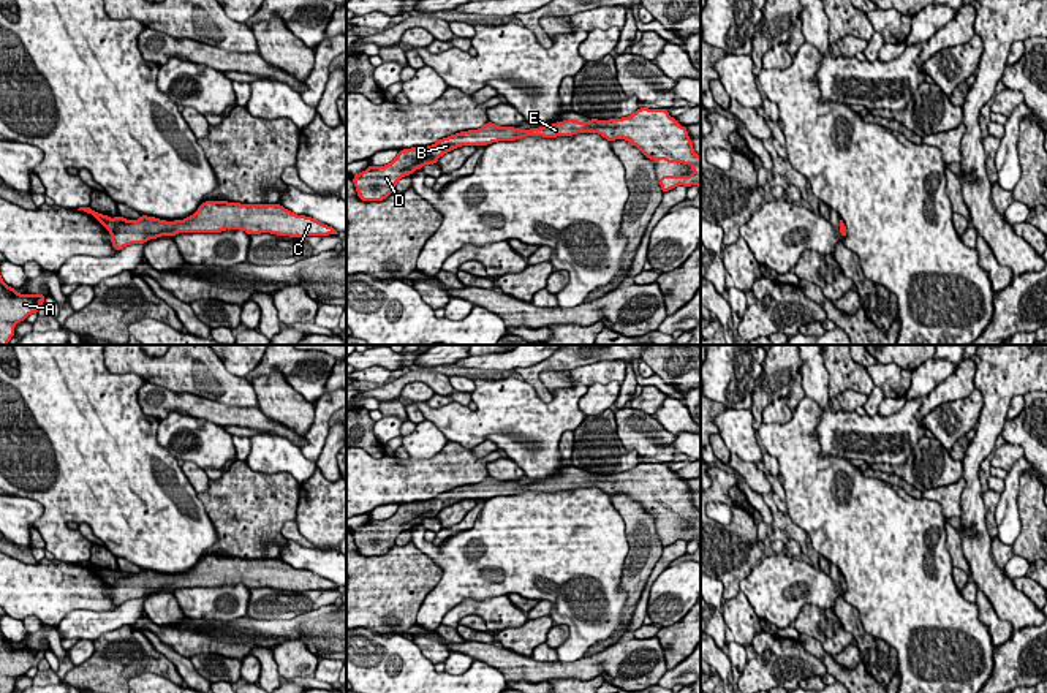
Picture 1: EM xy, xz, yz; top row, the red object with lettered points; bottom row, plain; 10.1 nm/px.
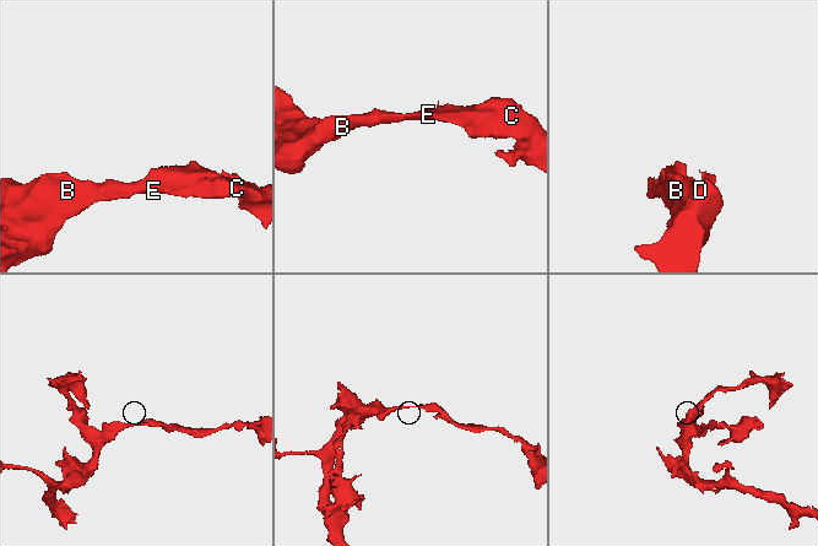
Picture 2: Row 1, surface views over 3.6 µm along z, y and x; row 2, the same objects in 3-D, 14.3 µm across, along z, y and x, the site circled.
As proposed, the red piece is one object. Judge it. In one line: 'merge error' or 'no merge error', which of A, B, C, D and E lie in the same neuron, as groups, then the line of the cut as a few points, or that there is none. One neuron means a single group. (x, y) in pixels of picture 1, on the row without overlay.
no merge error; A B C D E; no cut

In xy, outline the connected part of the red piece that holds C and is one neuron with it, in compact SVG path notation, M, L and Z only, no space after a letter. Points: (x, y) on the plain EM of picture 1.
M204 555L198 565L183 574L166 576L141 570L138 574L123 571L109 573L89 562L77 565L92 568L111 589L115 604L131 598L144 598L161 590L174 592L179 587L221 587L244 584L247 589L270 587L277 590L305 592L338 589L312 571L297 570L282 559L240 559L228 555Z

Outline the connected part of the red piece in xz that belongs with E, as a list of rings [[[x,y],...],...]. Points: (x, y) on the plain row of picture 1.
[[[639,462],[628,471],[579,476],[566,473],[539,483],[520,484],[514,481],[500,481],[487,476],[478,484],[460,486],[438,494],[427,502],[411,502],[399,505],[397,511],[384,521],[370,519],[365,525],[353,532],[359,554],[383,555],[395,546],[397,536],[411,530],[424,519],[433,519],[444,508],[462,500],[487,500],[498,495],[516,495],[527,490],[573,490],[577,487],[598,487],[609,497],[625,494],[636,500],[647,513],[667,517],[690,519],[691,530],[661,530],[658,533],[663,547],[677,540],[701,541],[701,511],[694,506],[693,497],[685,481],[682,481],[663,462]]]

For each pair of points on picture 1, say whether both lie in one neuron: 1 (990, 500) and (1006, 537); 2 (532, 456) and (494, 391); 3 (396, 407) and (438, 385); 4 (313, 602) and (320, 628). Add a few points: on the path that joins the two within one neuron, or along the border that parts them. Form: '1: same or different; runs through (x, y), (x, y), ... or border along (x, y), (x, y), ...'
1: different; border along (1001, 494), (997, 503), (997, 535)
2: same; runs through (530, 440), (530, 434), (505, 407)
3: different; border along (397, 397), (380, 402)
4: different; border along (329, 603), (288, 619), (279, 619)

